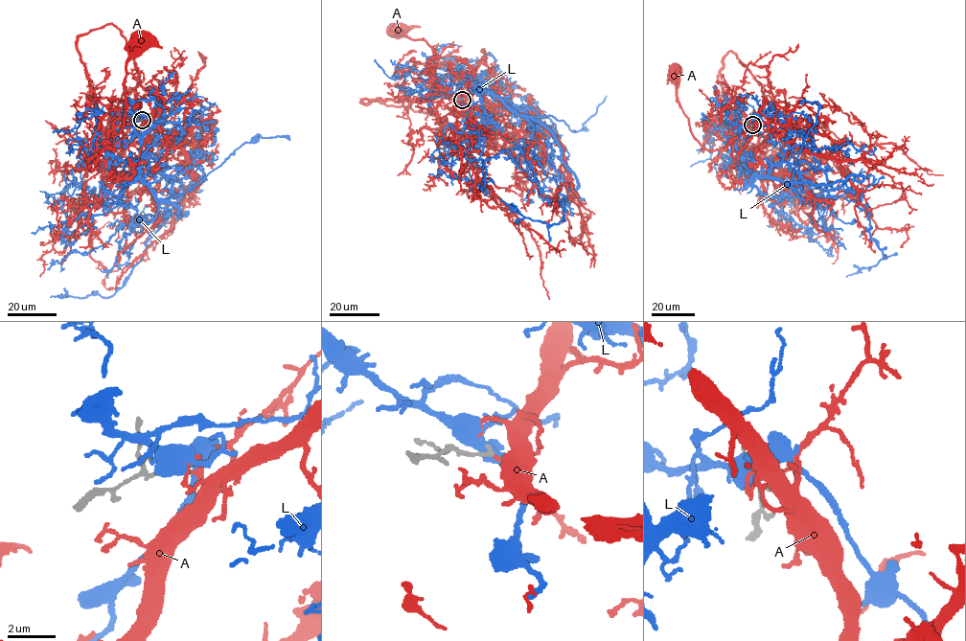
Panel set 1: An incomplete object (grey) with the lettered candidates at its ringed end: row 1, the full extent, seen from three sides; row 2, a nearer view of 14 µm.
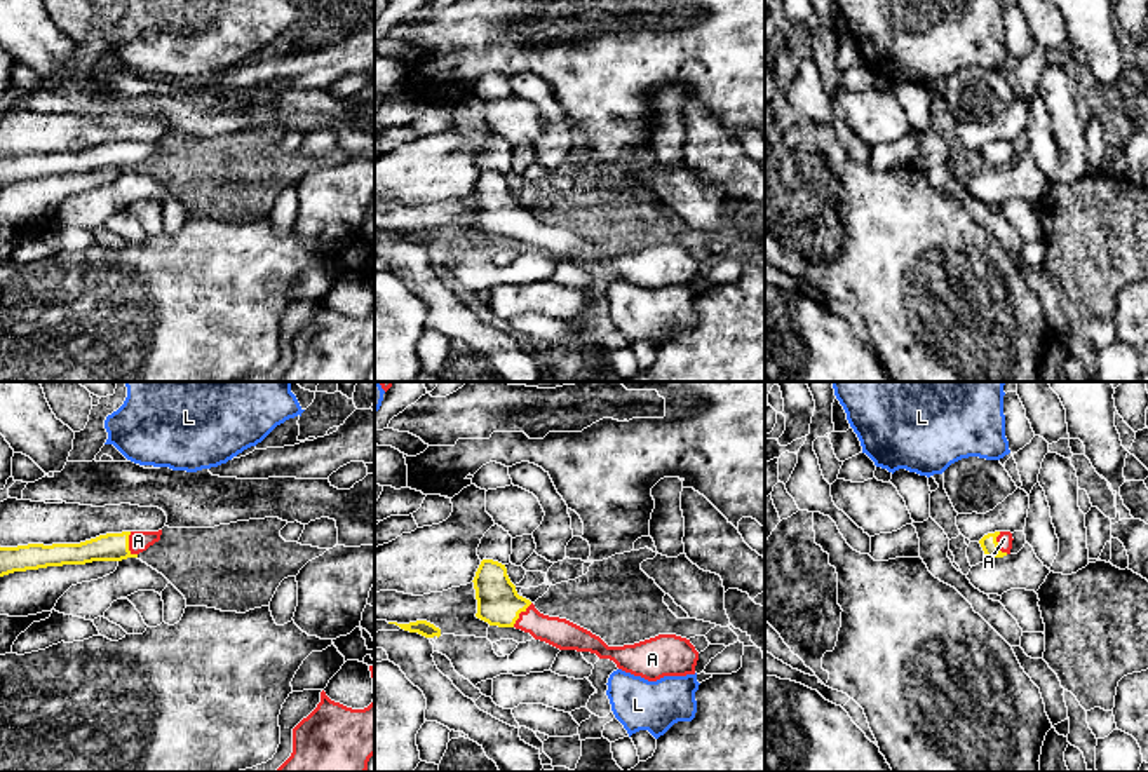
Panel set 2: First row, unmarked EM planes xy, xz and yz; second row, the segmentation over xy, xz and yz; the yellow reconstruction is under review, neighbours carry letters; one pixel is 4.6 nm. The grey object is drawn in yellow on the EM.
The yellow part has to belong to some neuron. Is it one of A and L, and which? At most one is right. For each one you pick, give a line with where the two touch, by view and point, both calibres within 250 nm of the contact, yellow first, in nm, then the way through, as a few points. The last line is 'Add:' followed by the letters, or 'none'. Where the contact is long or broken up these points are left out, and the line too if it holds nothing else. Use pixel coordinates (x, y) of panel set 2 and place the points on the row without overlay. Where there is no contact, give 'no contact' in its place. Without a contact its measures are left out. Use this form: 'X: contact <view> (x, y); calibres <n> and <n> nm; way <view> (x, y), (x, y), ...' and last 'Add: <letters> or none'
A: contact xy (128, 154); calibres 130 and 100 nm; way xy (112, 155), (128, 154), (138, 150)
Add: A

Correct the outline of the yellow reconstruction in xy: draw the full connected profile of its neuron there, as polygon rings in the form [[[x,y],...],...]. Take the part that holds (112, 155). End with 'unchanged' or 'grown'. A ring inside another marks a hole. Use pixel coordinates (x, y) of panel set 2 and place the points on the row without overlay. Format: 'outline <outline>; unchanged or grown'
outline [[[159,141],[106,143],[80,153],[28,153],[0,157],[0,186],[63,174],[85,174],[92,171],[122,171],[138,167],[139,162],[160,150]]]; grown

